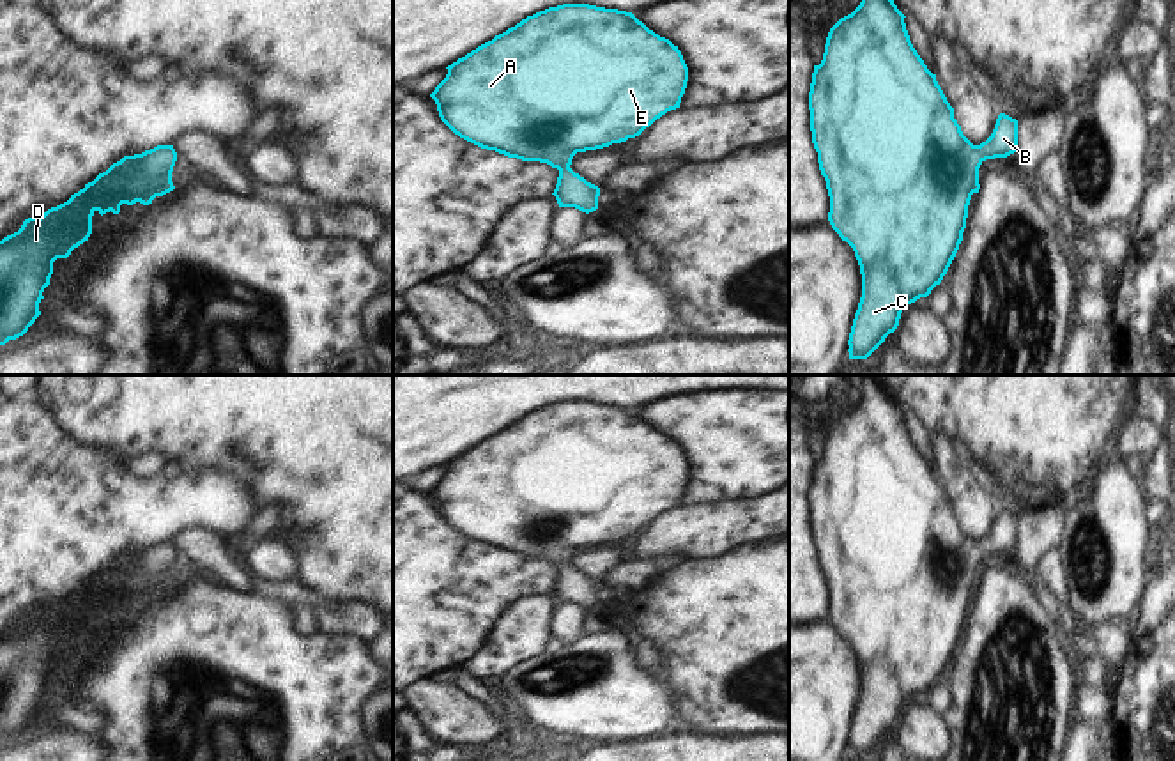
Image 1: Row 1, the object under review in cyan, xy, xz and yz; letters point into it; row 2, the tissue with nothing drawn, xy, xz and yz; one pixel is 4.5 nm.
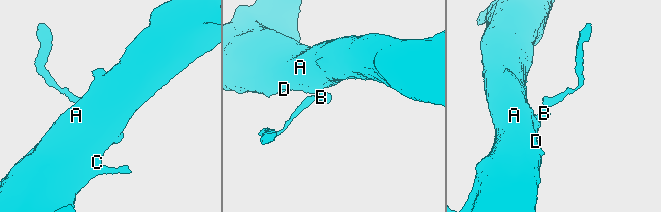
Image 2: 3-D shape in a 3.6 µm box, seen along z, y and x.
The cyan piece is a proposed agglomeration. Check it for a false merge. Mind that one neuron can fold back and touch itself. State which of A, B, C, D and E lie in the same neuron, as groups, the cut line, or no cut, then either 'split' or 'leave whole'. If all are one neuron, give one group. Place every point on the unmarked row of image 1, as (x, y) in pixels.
A B C D E | no cut | leave whole

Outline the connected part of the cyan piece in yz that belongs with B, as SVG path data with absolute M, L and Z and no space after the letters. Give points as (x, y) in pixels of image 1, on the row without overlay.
M865 377L860 402L830 425L809 488L812 540L830 593L828 618L853 644L862 671L862 694L848 736L849 756L867 756L897 726L902 704L941 680L963 637L971 591L980 586L980 561L1018 549L1018 517L1005 510L980 542L963 531L936 471L913 444L904 414L883 384Z

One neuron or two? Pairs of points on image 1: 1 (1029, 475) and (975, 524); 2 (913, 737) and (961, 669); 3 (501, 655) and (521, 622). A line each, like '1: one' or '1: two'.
1: two
2: two
3: one

